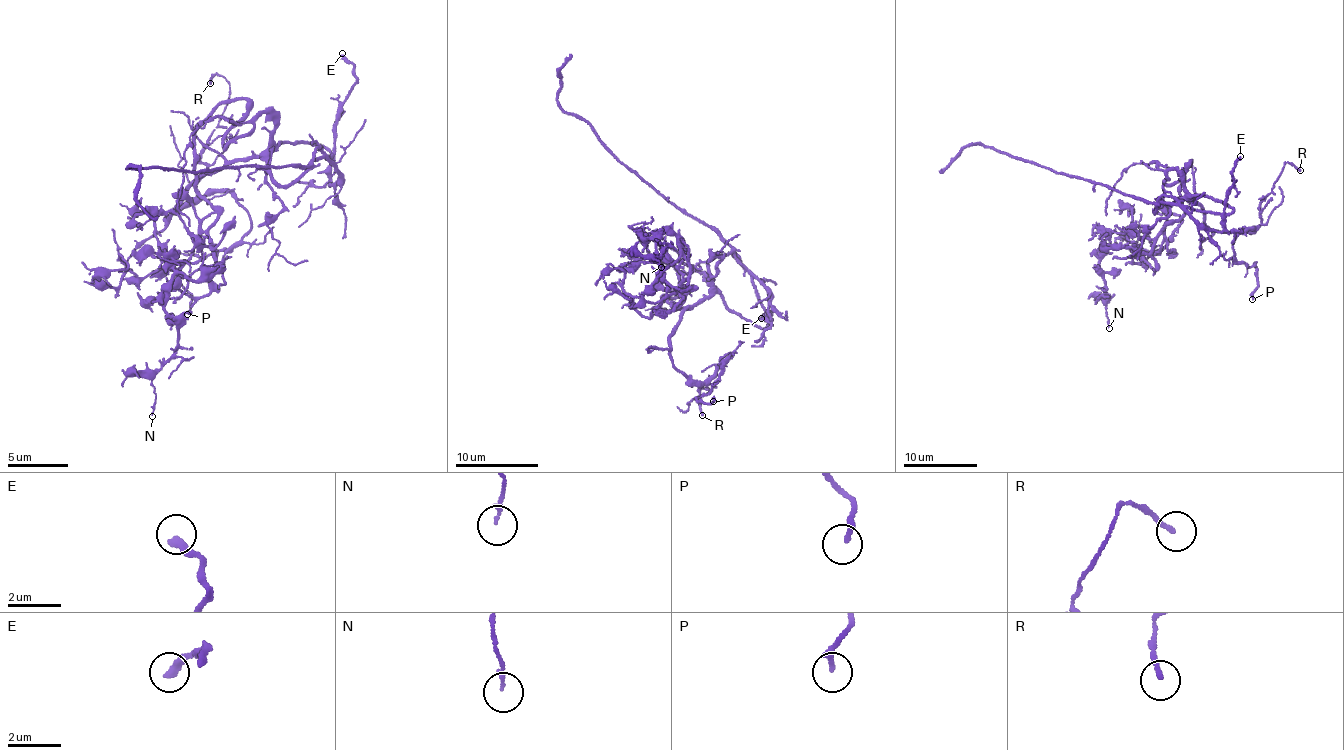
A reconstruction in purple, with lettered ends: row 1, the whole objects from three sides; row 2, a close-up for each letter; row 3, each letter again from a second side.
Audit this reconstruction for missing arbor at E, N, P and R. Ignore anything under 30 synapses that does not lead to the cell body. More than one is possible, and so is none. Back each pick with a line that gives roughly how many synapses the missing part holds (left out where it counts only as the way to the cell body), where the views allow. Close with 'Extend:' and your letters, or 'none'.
Extend: none

